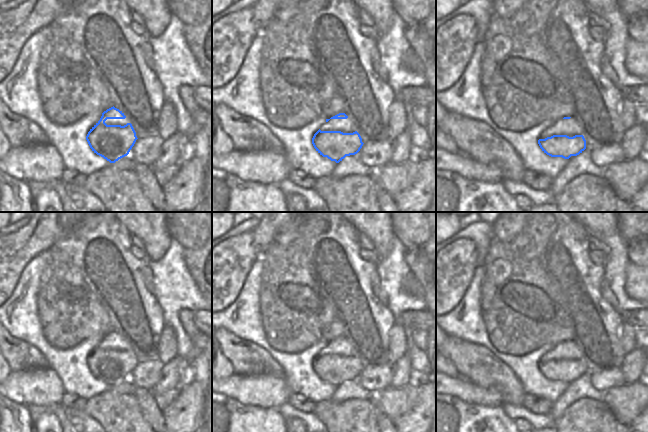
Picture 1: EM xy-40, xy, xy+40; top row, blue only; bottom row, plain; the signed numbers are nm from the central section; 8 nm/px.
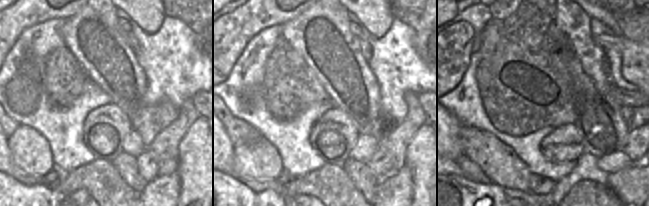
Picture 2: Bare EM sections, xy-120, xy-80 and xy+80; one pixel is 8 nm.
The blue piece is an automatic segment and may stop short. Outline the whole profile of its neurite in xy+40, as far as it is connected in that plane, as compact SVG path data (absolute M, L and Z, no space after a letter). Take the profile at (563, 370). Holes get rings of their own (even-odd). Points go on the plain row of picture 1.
M564 341L545 353L538 368L551 381L569 383L586 373L586 364L578 346L573 341Z

